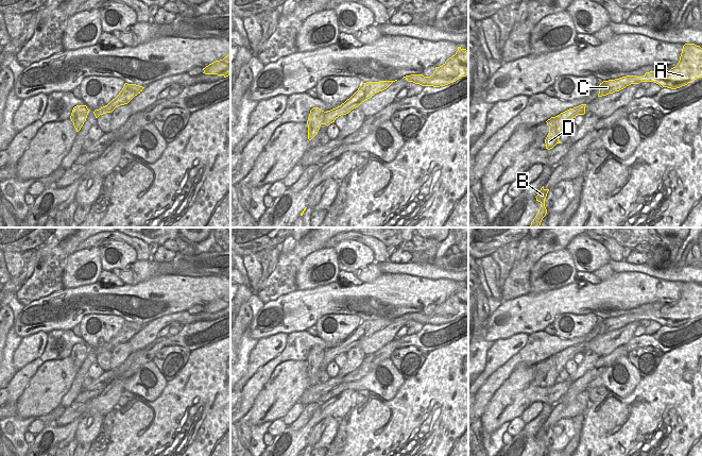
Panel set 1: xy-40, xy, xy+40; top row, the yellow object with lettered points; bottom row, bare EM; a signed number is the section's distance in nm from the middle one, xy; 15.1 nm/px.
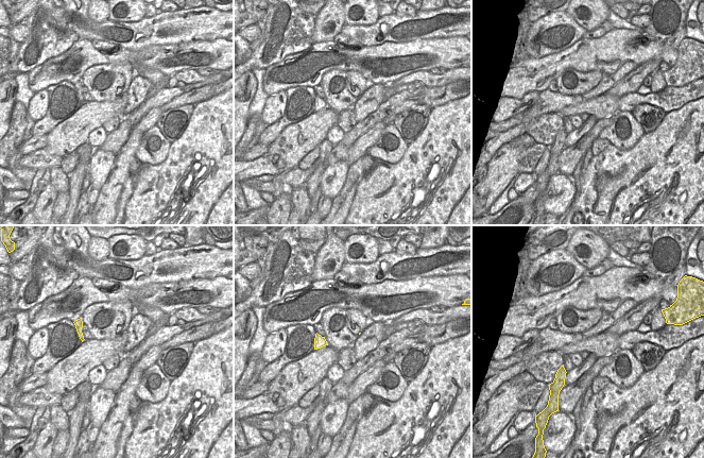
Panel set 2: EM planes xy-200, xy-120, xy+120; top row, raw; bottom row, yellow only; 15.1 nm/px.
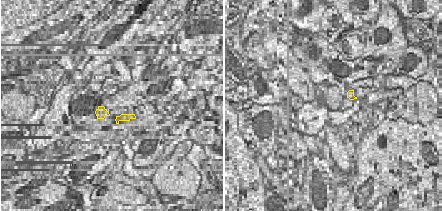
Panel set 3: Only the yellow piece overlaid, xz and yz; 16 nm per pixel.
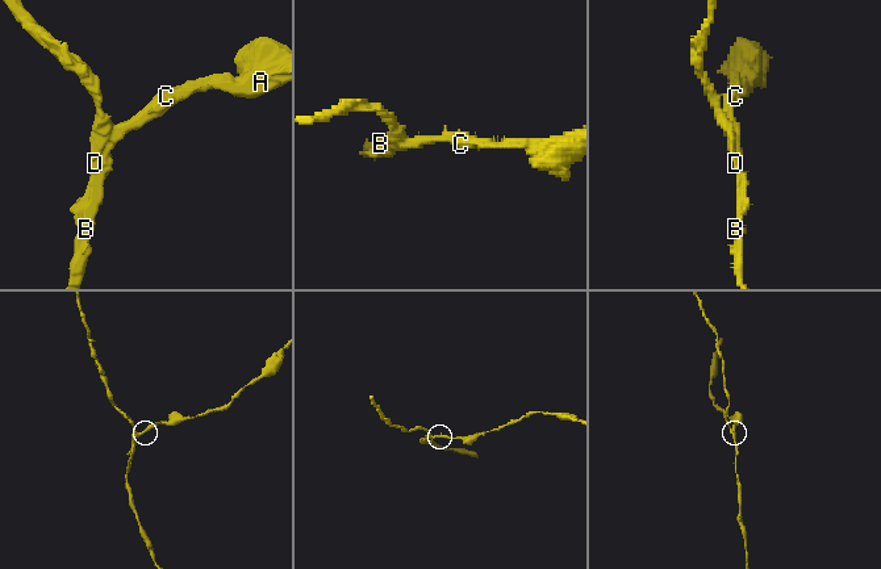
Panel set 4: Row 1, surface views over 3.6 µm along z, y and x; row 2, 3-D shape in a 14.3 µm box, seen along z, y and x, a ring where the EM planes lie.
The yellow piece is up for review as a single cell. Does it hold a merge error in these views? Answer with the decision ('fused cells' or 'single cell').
fused cells

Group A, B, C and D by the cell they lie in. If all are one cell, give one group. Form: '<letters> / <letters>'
A C / B D

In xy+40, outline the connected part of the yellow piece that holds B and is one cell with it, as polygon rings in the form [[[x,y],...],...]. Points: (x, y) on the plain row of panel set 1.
[[[544,424],[538,429],[536,436],[536,439],[541,440],[541,445],[538,447],[538,451],[536,452],[535,456],[544,456],[547,452],[547,447],[545,445],[545,437],[547,435],[549,427],[545,427]]]

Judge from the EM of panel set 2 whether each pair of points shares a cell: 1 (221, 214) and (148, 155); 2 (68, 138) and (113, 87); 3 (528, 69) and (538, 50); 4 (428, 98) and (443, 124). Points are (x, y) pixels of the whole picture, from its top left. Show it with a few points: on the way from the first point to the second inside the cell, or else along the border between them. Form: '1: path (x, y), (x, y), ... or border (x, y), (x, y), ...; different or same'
1: border (171, 143), (167, 157), (159, 164), (141, 163); different
2: border (123, 92), (114, 100), (93, 101); different
3: border (559, 52), (541, 57), (528, 57); different
4: border (457, 98), (432, 108); different

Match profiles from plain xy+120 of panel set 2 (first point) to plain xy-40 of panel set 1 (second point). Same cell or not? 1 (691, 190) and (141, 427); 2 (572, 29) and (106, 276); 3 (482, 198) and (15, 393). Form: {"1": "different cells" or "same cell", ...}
{"1": "same cell", "2": "different cells", "3": "different cells"}

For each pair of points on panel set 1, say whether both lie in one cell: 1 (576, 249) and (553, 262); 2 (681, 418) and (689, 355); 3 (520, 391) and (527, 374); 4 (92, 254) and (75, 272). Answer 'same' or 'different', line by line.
1: different
2: same
3: same
4: same

